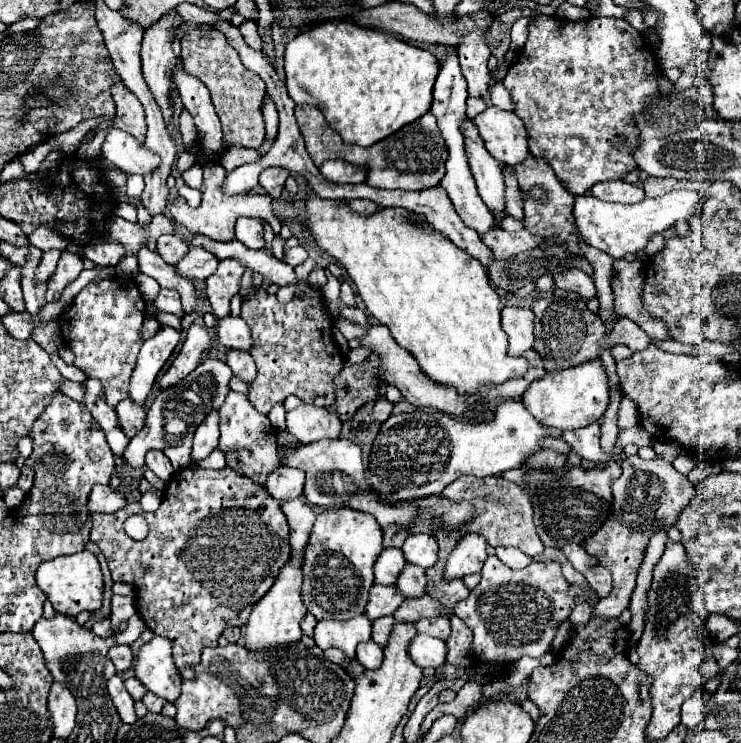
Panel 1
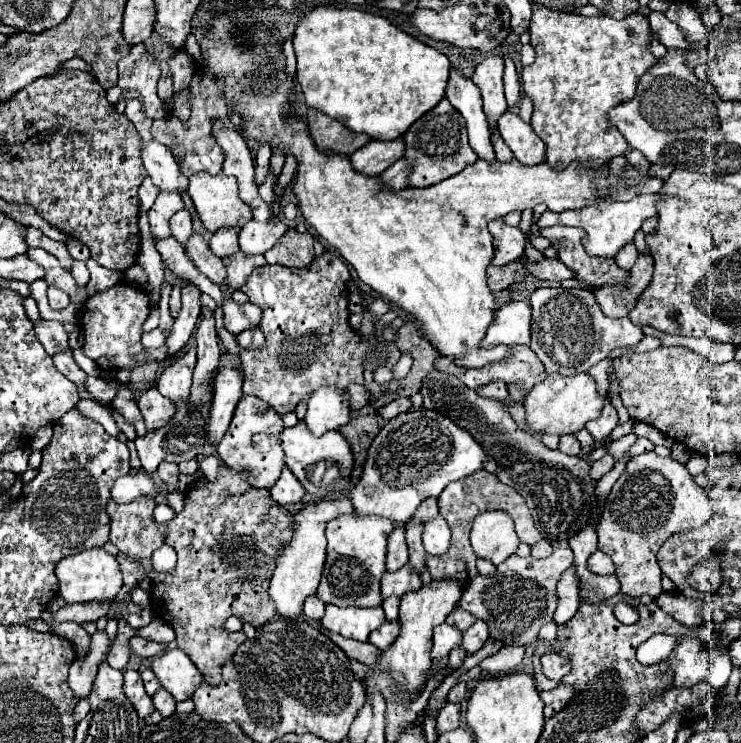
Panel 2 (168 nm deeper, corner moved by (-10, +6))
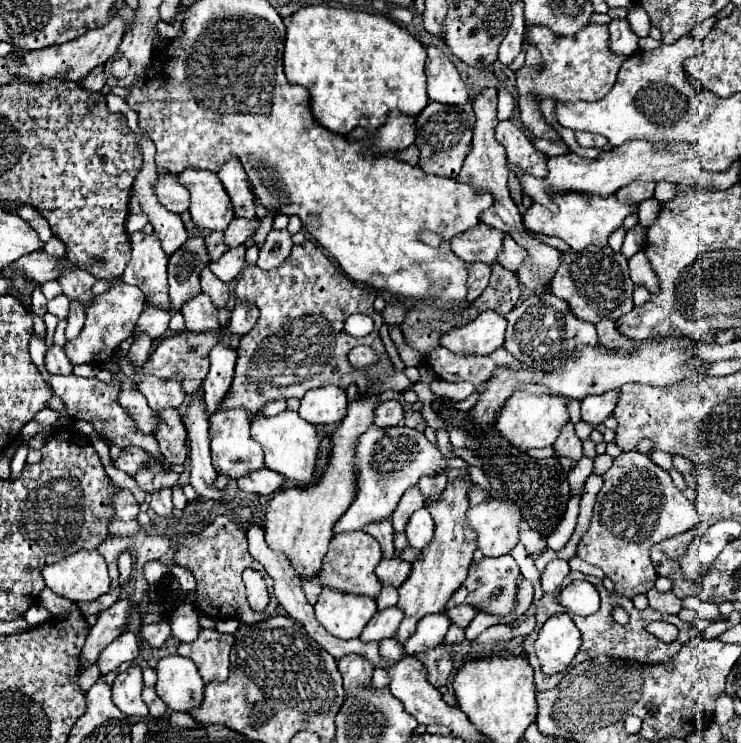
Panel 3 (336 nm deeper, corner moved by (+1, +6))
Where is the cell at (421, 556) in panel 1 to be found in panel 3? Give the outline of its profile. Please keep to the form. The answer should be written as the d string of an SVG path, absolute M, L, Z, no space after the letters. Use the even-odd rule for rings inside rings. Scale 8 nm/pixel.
M420 508L412 514L406 524L406 538L412 548L426 548L434 538L434 520L426 508Z

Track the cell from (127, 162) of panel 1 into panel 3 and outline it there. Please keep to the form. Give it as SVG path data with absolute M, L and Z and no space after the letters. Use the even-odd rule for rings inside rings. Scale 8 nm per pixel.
M162 172L156 176L154 182L154 194L158 196L160 204L176 214L182 214L184 210L188 210L190 204L190 194L188 190L178 182L178 176L172 176L170 172Z

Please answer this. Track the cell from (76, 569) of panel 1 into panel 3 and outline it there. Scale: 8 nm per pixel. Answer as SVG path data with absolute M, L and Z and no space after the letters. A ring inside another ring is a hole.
M80 550L42 570L46 586L72 602L96 600L110 590L104 558L96 550Z

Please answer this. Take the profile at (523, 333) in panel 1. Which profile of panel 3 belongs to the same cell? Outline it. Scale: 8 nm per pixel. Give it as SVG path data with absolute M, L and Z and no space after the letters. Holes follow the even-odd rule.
M486 310L466 326L444 334L440 344L456 354L488 354L504 344L506 318L498 312Z

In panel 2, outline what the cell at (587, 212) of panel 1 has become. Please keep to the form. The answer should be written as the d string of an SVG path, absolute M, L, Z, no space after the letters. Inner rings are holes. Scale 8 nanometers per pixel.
M653 194L653 196L635 196L629 202L601 202L597 206L587 206L581 210L567 210L561 214L555 214L551 210L545 210L537 222L539 228L549 228L555 224L561 226L575 226L585 230L585 238L583 238L583 246L585 252L589 256L605 256L605 258L613 258L627 242L633 242L635 232L641 228L643 220L657 216L657 208L655 202L661 200L661 194Z

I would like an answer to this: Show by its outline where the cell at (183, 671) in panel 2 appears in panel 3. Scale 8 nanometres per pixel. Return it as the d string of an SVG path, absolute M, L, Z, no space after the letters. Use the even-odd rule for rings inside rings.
M166 656L156 666L156 692L170 710L188 712L202 702L204 682L190 658Z

